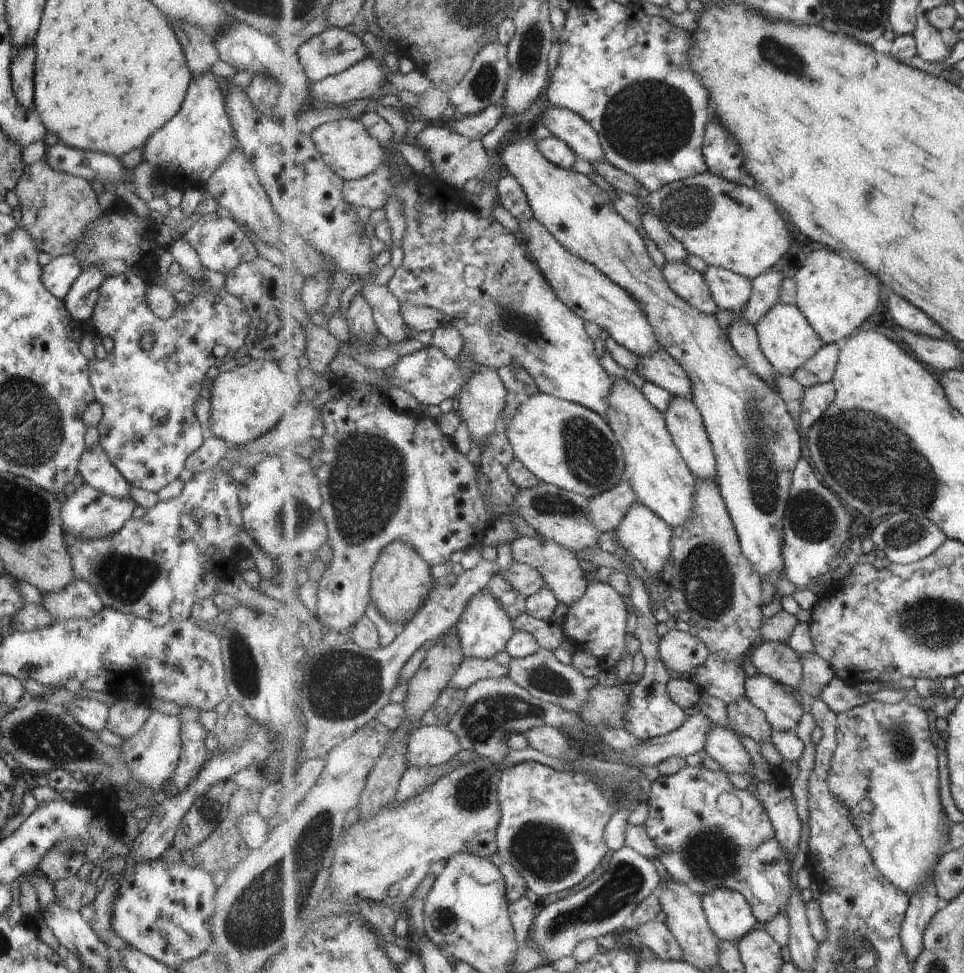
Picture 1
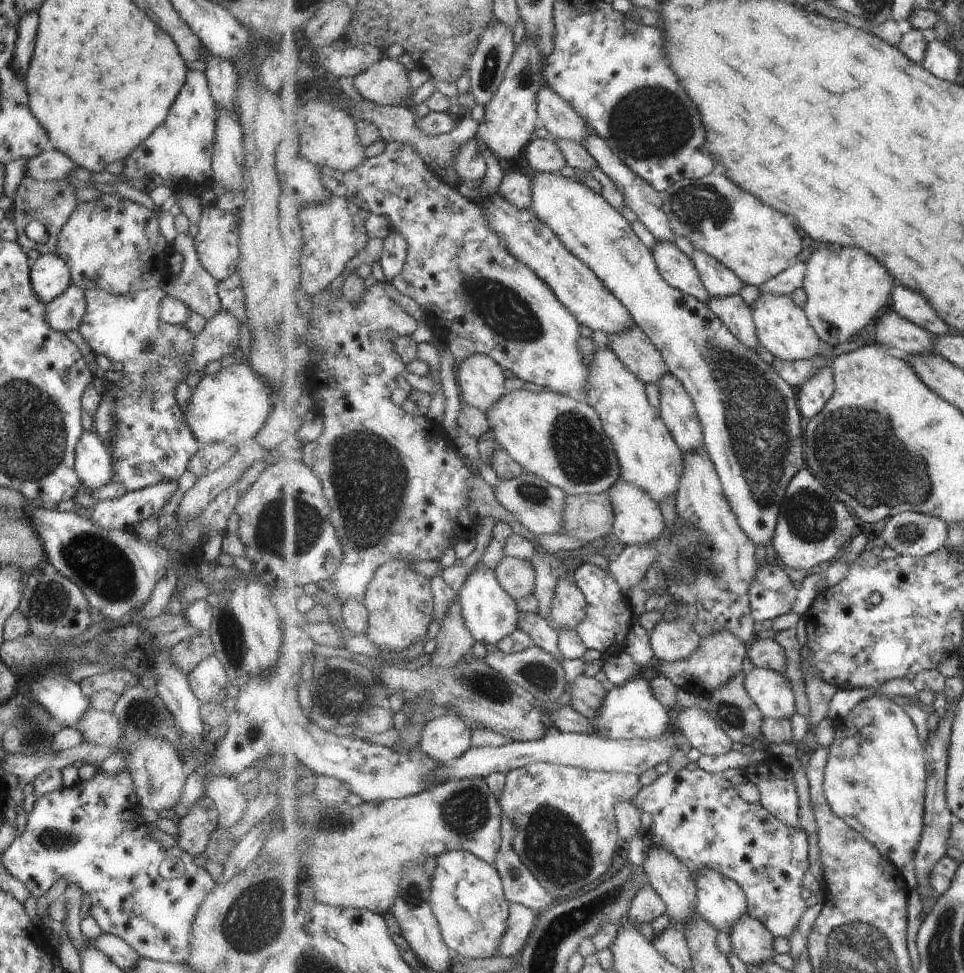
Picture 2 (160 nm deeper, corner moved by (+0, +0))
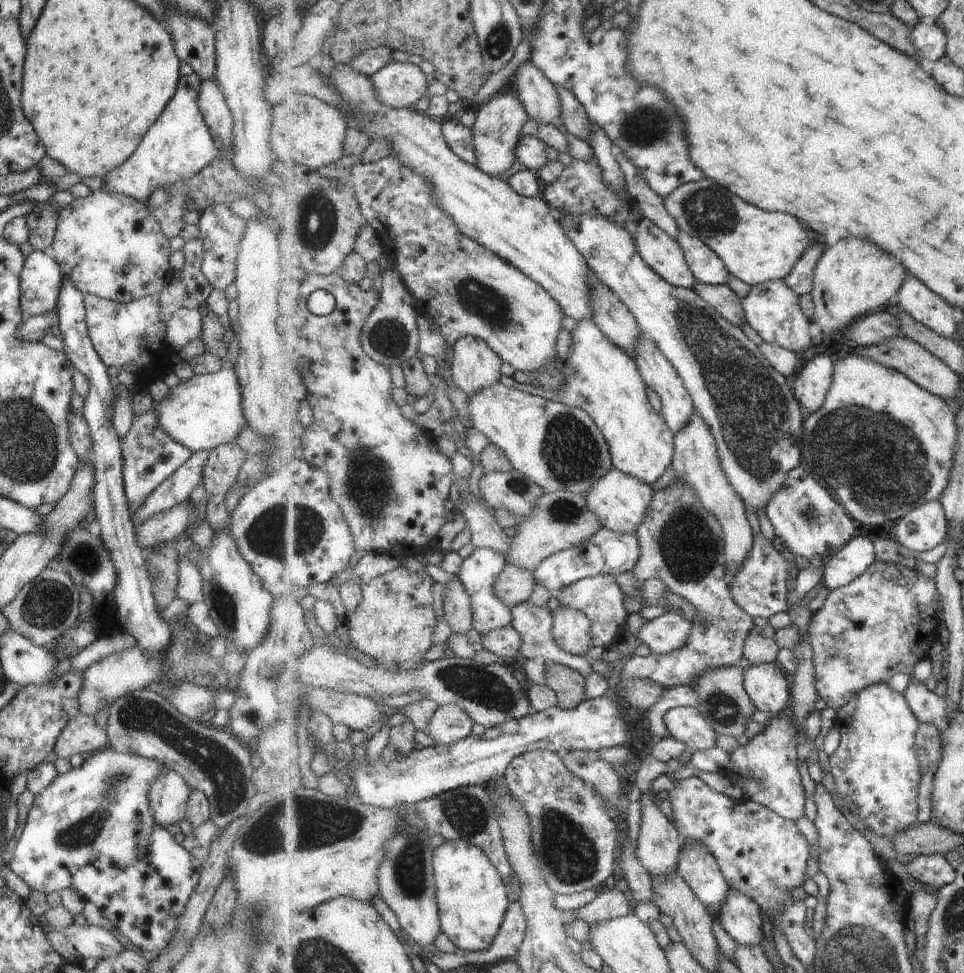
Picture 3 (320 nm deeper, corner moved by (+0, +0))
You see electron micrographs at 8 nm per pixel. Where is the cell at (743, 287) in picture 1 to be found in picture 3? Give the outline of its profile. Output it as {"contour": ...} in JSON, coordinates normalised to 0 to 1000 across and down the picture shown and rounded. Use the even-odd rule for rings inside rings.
{"contour":[[[710,236],[703,238],[701,248],[707,253],[712,261],[712,270],[723,288],[737,293],[753,292],[757,279],[754,277],[750,266],[738,257],[733,250],[726,245],[718,244]]]}

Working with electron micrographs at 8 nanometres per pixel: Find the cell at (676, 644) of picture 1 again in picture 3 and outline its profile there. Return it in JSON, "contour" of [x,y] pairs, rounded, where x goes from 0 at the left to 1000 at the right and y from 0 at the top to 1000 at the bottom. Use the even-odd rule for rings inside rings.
{"contour":[[[692,627],[668,639],[661,652],[663,662],[671,663],[677,671],[695,671],[713,662],[719,642],[718,638],[711,637],[702,629]]]}

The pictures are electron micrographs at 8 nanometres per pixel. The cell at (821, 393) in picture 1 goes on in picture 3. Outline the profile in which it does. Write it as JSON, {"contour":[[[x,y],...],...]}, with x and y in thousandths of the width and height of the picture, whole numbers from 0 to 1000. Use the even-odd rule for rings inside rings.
{"contour":[[[838,366],[834,377],[823,391],[823,401],[839,424],[848,423],[857,415],[865,384],[866,372],[860,366]]]}

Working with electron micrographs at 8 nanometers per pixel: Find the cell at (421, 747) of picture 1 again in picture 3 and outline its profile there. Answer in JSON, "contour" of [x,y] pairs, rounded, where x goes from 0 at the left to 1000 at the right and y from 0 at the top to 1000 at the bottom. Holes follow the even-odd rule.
{"contour":[[[475,724],[455,727],[447,739],[444,756],[448,766],[467,766],[489,756],[493,741],[489,735]]]}

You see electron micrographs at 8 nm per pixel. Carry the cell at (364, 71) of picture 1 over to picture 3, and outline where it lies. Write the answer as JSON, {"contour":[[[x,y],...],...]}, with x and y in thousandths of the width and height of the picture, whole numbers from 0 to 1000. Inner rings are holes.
{"contour":[[[408,63],[385,78],[392,100],[406,111],[426,111],[445,98],[445,81],[435,67]]]}

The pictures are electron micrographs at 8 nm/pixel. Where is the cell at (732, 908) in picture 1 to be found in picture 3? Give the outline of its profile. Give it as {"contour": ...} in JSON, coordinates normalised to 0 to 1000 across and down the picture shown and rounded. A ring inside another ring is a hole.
{"contour":[[[712,864],[707,868],[702,896],[741,940],[756,926],[757,906],[754,906],[745,882],[726,865]]]}

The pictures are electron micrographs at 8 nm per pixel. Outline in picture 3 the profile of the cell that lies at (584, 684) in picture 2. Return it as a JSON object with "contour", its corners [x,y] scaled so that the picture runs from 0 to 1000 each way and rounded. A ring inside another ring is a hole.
{"contour":[[[567,680],[566,703],[579,715],[579,726],[596,728],[607,720],[607,696],[585,682]]]}

